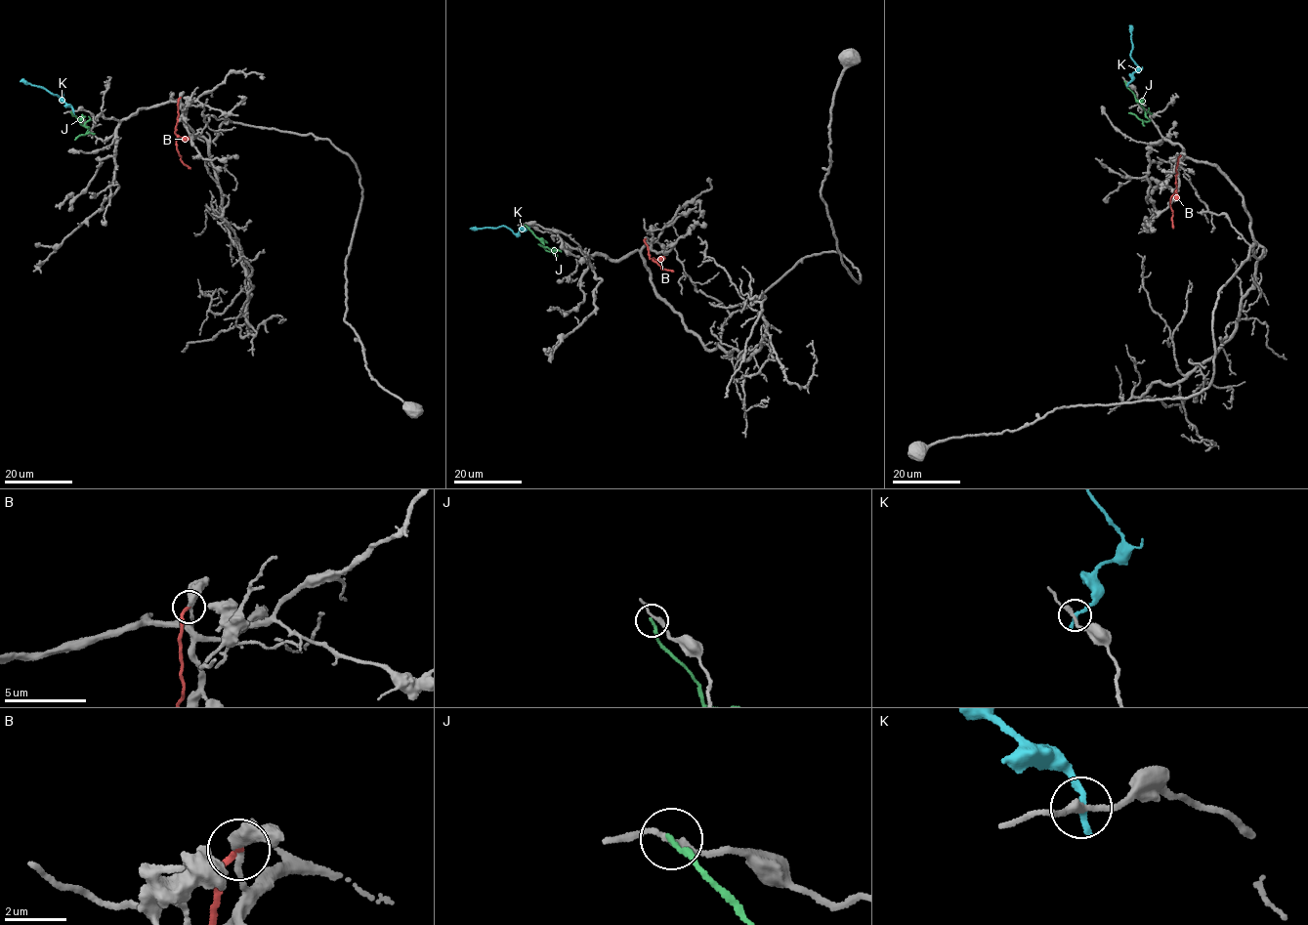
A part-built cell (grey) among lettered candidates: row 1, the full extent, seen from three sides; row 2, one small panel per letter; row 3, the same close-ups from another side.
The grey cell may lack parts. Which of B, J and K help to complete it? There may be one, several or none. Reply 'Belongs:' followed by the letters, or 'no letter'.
Belongs: no letter

